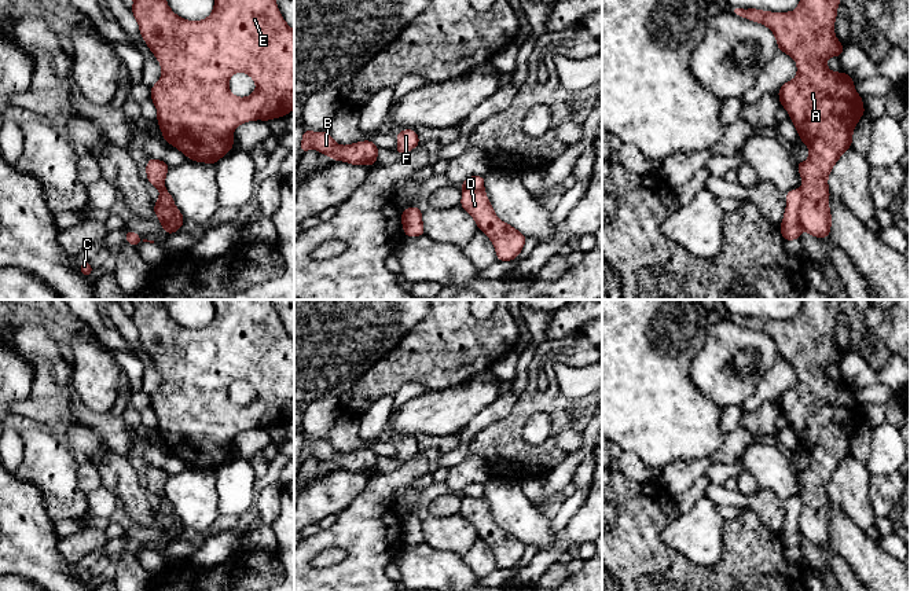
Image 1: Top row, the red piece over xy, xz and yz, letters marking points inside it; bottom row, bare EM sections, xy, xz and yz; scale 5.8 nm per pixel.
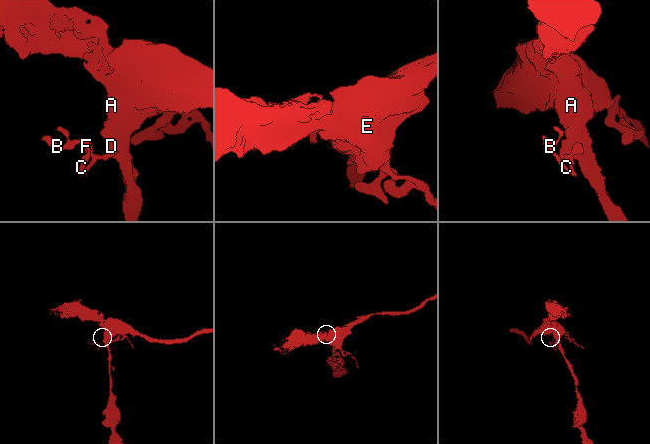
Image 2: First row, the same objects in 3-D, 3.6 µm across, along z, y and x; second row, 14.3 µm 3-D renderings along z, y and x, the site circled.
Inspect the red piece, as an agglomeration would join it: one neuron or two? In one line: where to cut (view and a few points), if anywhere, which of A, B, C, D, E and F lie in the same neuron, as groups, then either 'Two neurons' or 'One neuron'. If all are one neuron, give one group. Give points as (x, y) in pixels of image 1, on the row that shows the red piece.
Split along yz (800, 190), (799, 223), (803, 228). Groups: A D E / B C F. Two neurons

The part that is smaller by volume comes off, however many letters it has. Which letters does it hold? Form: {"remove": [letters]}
{"remove": ["B", "C", "F"]}

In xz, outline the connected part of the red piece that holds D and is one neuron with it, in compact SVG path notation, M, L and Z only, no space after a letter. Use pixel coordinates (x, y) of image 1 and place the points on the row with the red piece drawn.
M462 188L460 206L471 214L478 230L492 241L499 261L517 258L525 245L526 236L499 220L484 190Z

